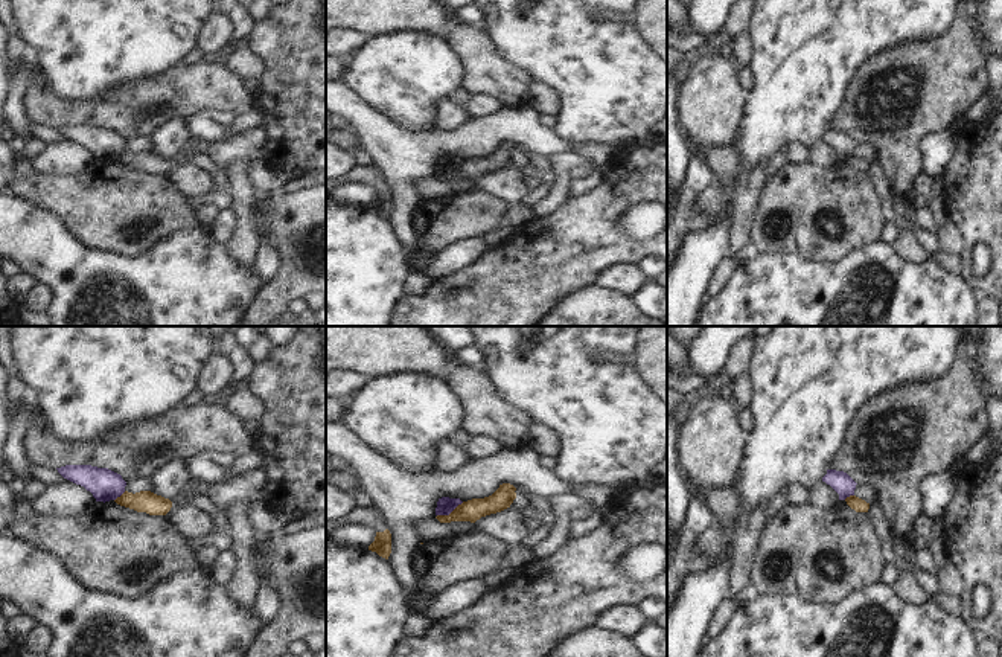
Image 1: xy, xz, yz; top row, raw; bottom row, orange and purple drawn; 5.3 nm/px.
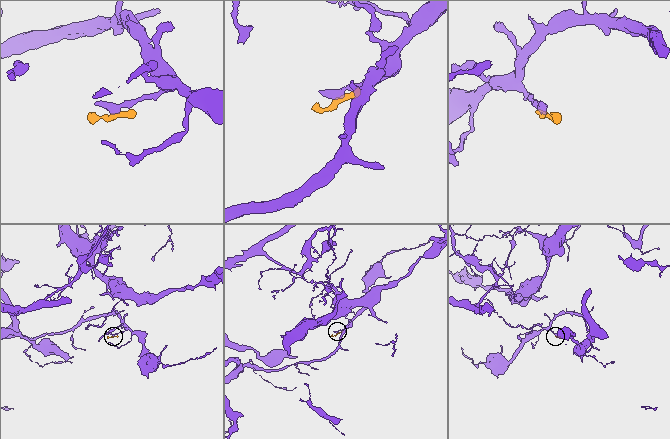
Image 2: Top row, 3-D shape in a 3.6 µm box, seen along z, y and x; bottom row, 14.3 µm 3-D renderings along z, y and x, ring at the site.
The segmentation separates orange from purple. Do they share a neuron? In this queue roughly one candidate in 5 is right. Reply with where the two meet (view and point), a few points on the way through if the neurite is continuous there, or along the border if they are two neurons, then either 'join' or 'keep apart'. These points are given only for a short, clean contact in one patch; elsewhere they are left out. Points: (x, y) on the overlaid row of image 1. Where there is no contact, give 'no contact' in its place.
contact xz (451, 512); border xz (463, 502), (448, 514), (437, 515); keep apart

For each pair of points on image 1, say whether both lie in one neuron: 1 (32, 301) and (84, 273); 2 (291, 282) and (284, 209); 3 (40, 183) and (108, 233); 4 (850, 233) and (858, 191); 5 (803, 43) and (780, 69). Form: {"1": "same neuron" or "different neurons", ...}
{"1": "different neurons", "2": "same neuron", "3": "same neuron", "4": "same neuron", "5": "same neuron"}

